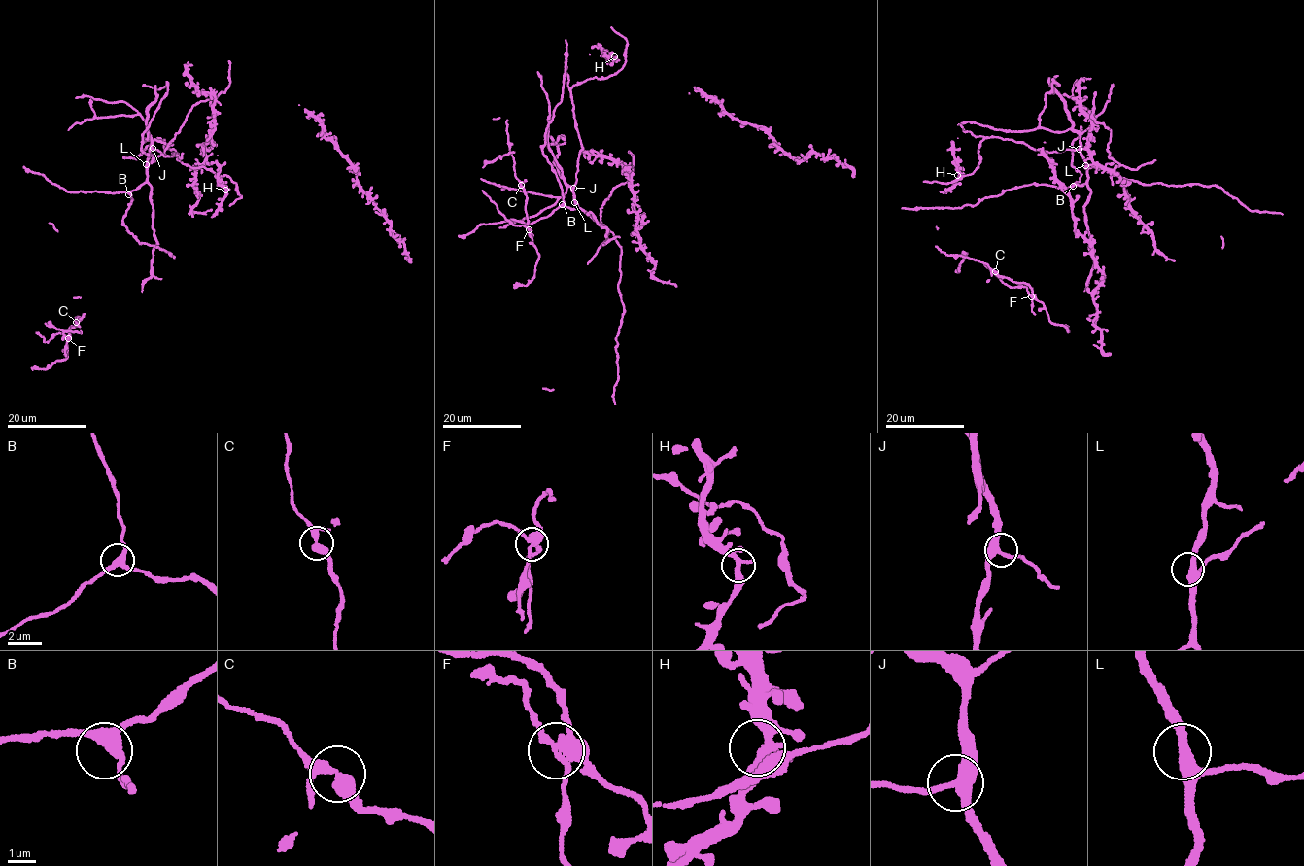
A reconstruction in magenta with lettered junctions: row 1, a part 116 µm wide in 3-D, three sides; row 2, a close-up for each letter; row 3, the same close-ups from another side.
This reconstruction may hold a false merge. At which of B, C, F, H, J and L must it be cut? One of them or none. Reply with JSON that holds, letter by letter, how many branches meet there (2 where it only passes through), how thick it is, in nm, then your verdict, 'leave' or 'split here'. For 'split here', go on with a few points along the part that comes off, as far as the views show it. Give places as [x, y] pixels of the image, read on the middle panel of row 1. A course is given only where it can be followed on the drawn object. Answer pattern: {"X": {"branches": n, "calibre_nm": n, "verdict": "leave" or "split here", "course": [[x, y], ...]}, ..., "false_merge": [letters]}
{"B": {"branches": 3, "calibre_nm": 340, "verdict": "leave"}, "C": {"branches": 3, "calibre_nm": 360, "verdict": "leave"}, "F": {"branches": 4, "calibre_nm": 360, "verdict": "split here"}, "H": {"branches": 4, "calibre_nm": 280, "verdict": "leave"}, "J": {"branches": 3, "calibre_nm": 340, "verdict": "leave"}, "L": {"branches": 3, "calibre_nm": 320, "verdict": "leave"}, "false_merge": ["F"]}

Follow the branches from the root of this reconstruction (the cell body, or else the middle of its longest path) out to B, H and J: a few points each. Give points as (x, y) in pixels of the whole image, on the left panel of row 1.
B: (156, 157), (147, 167), (146, 181), (128, 194)
H: (156, 157), (147, 164), (150, 150), (157, 149), (227, 175), (237, 187), (225, 190)
J: (156, 157), (147, 164), (153, 148)

